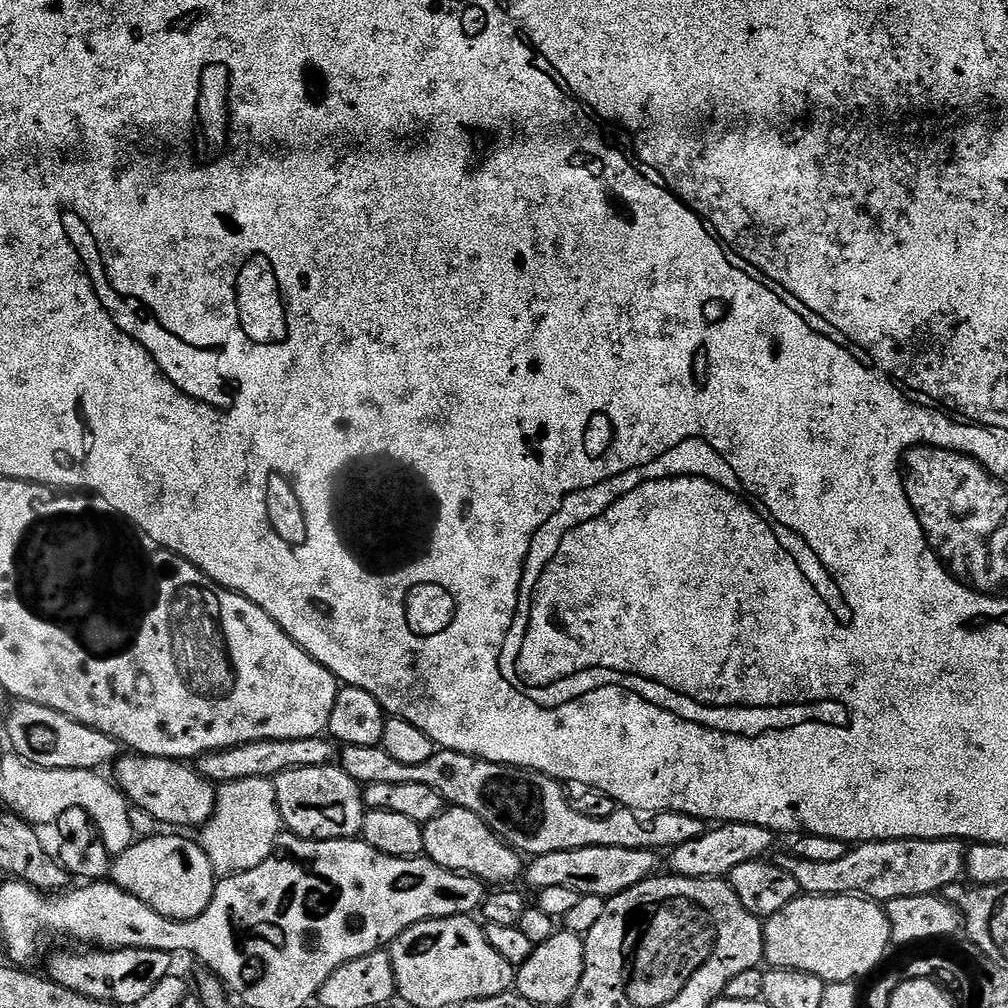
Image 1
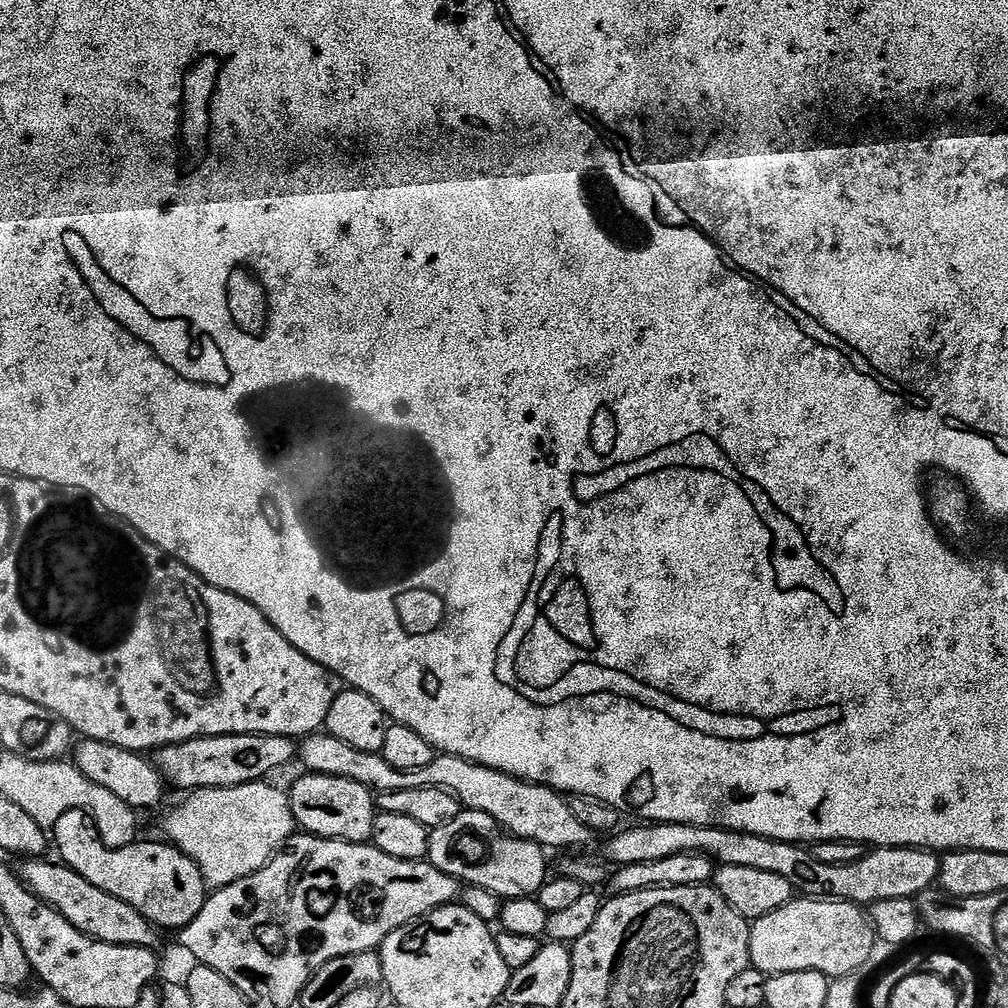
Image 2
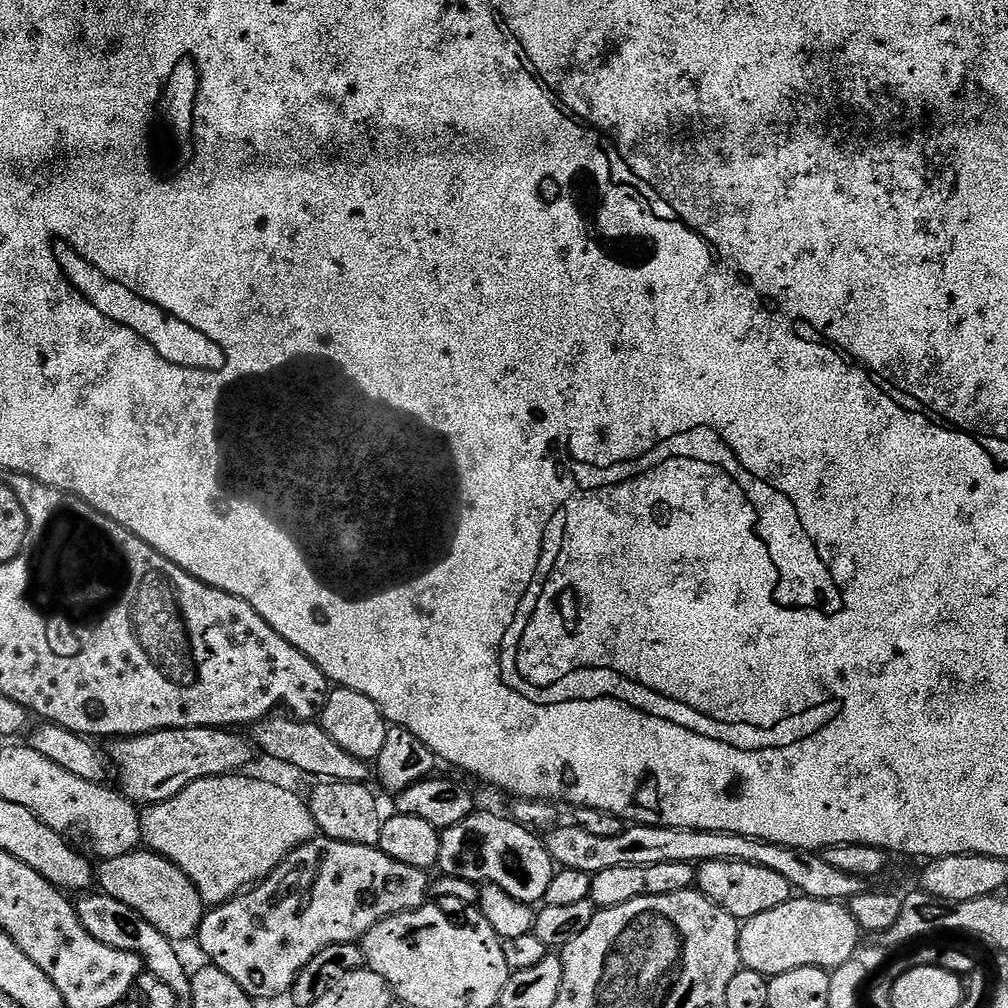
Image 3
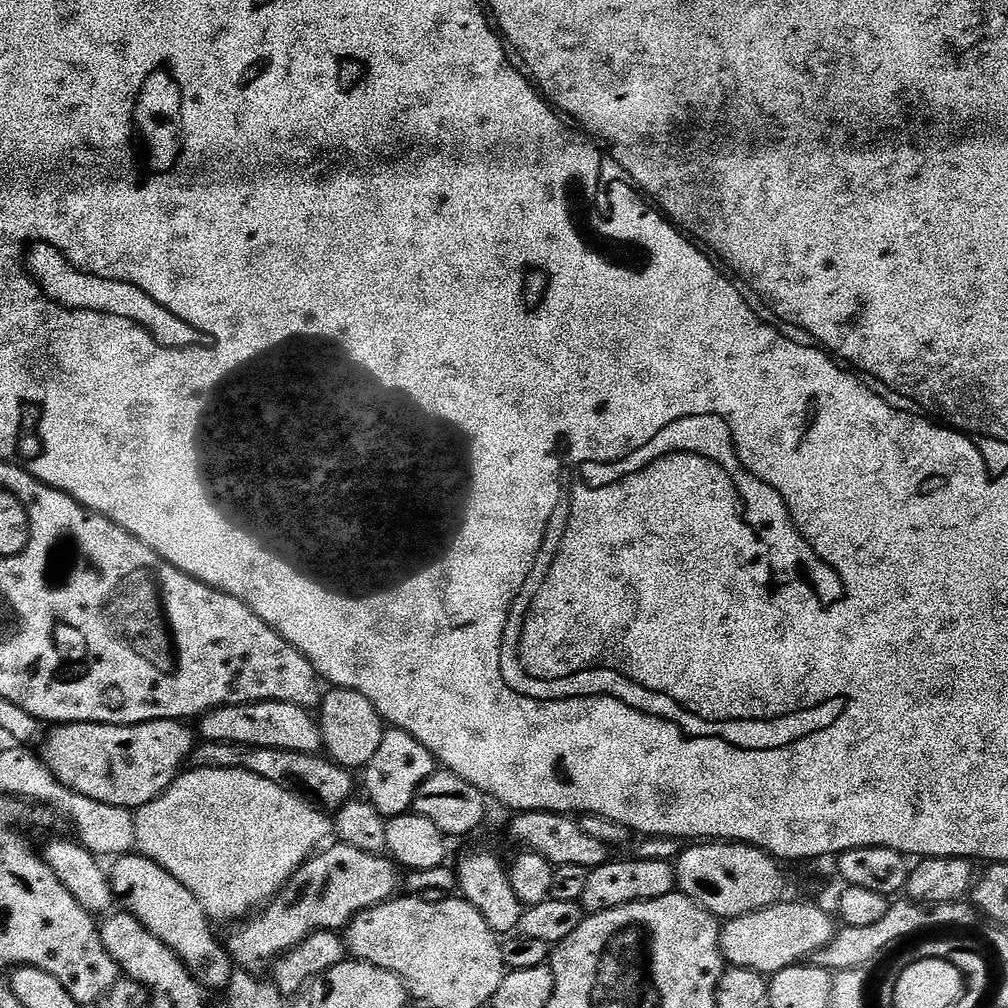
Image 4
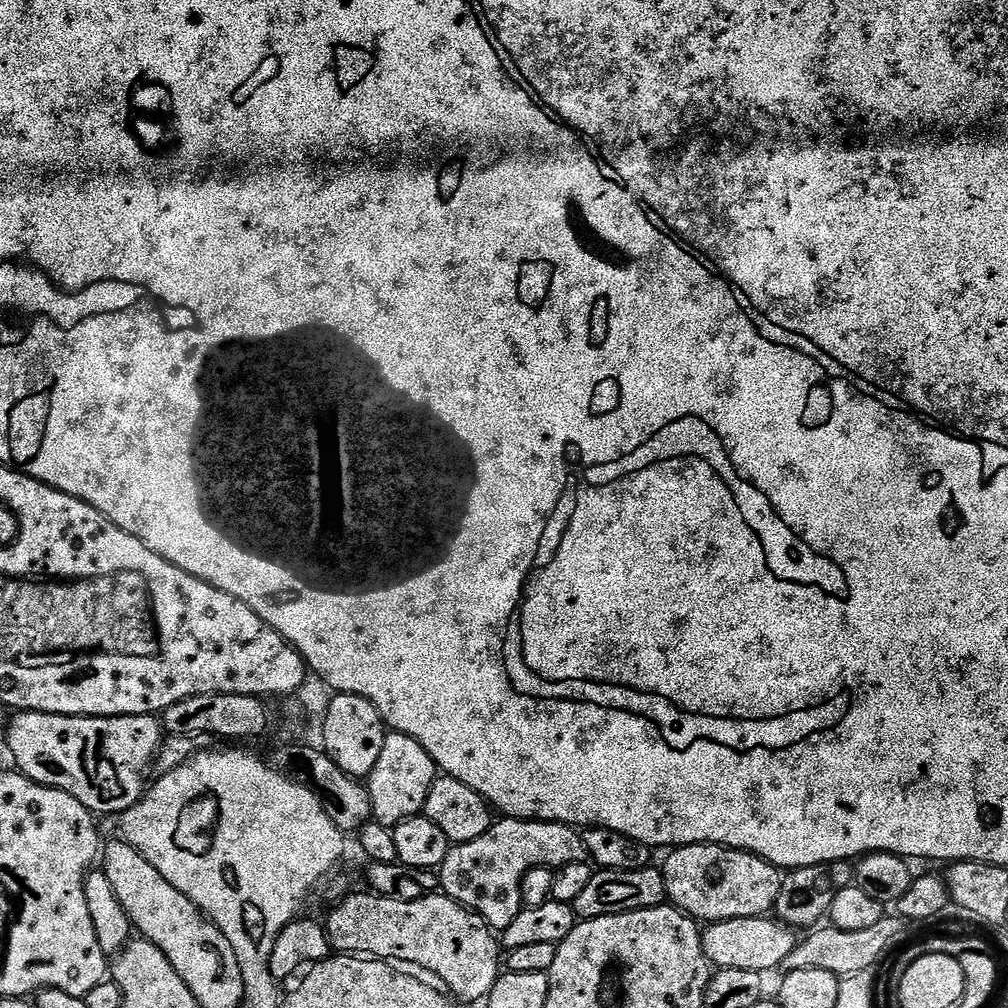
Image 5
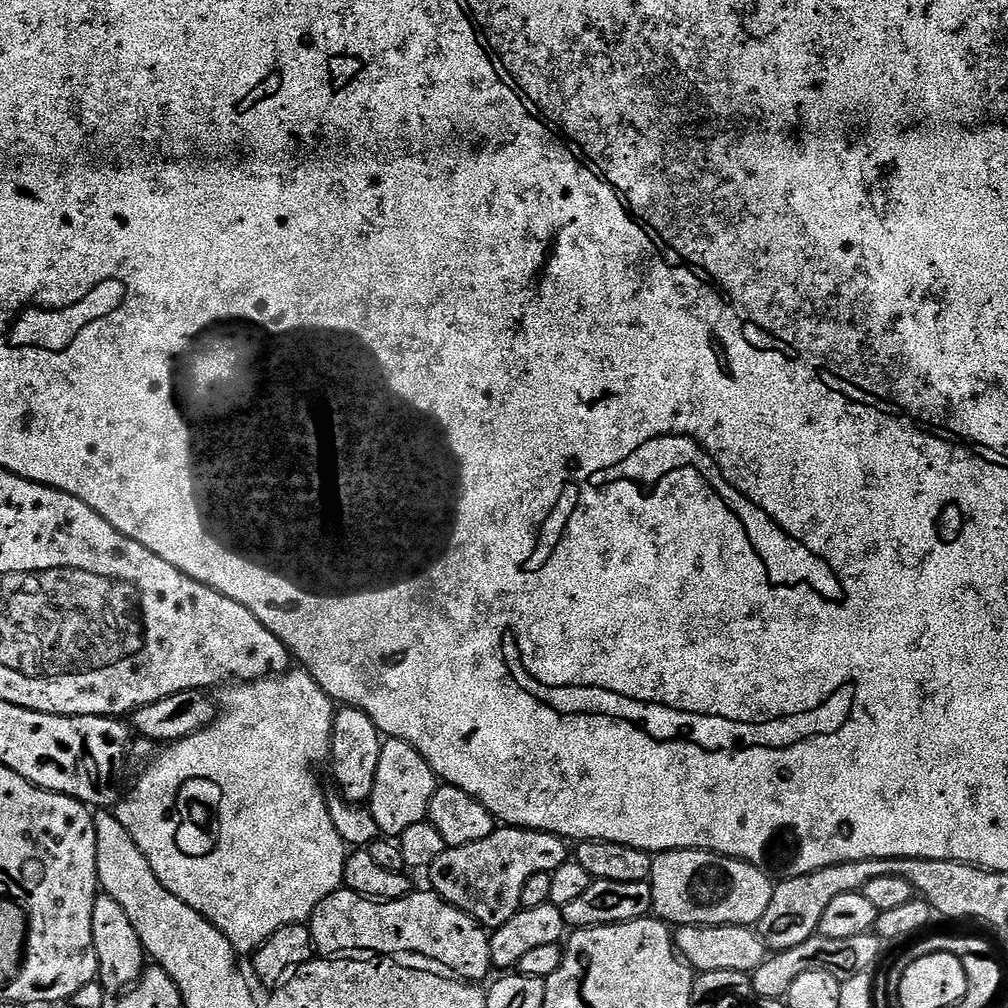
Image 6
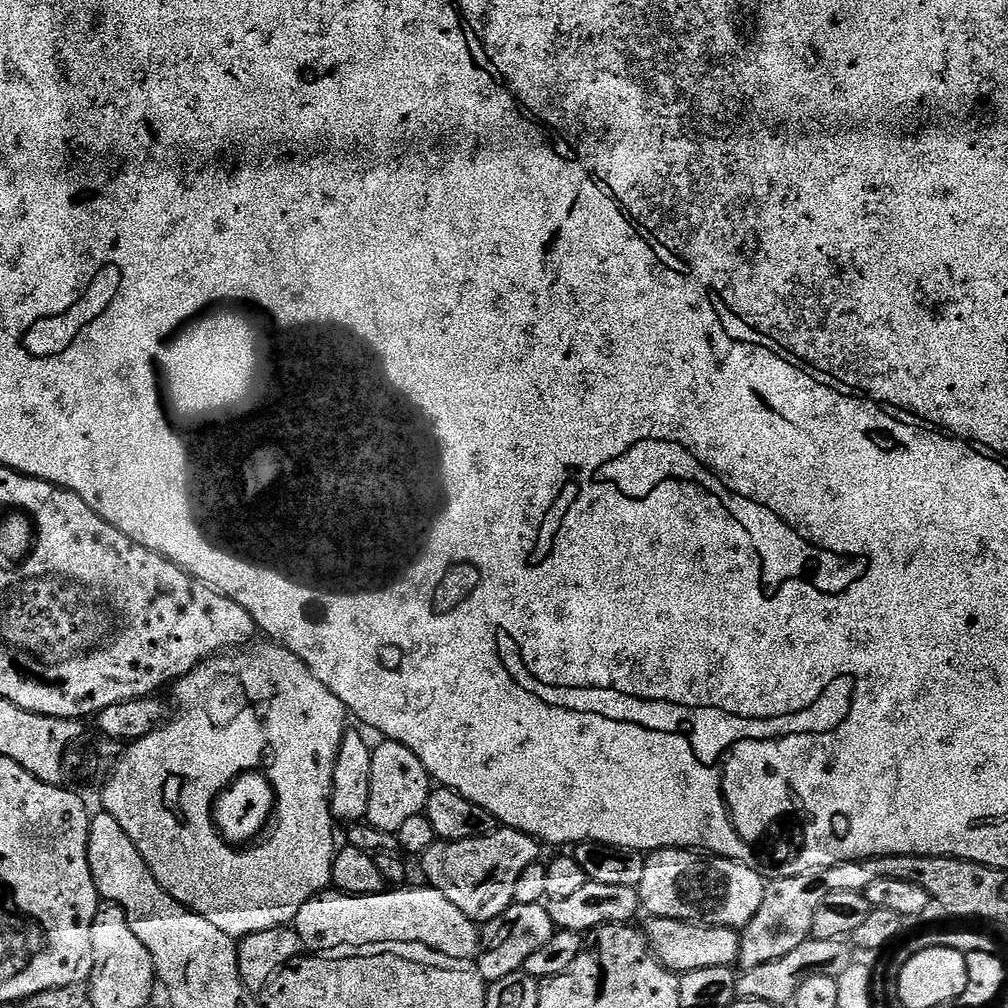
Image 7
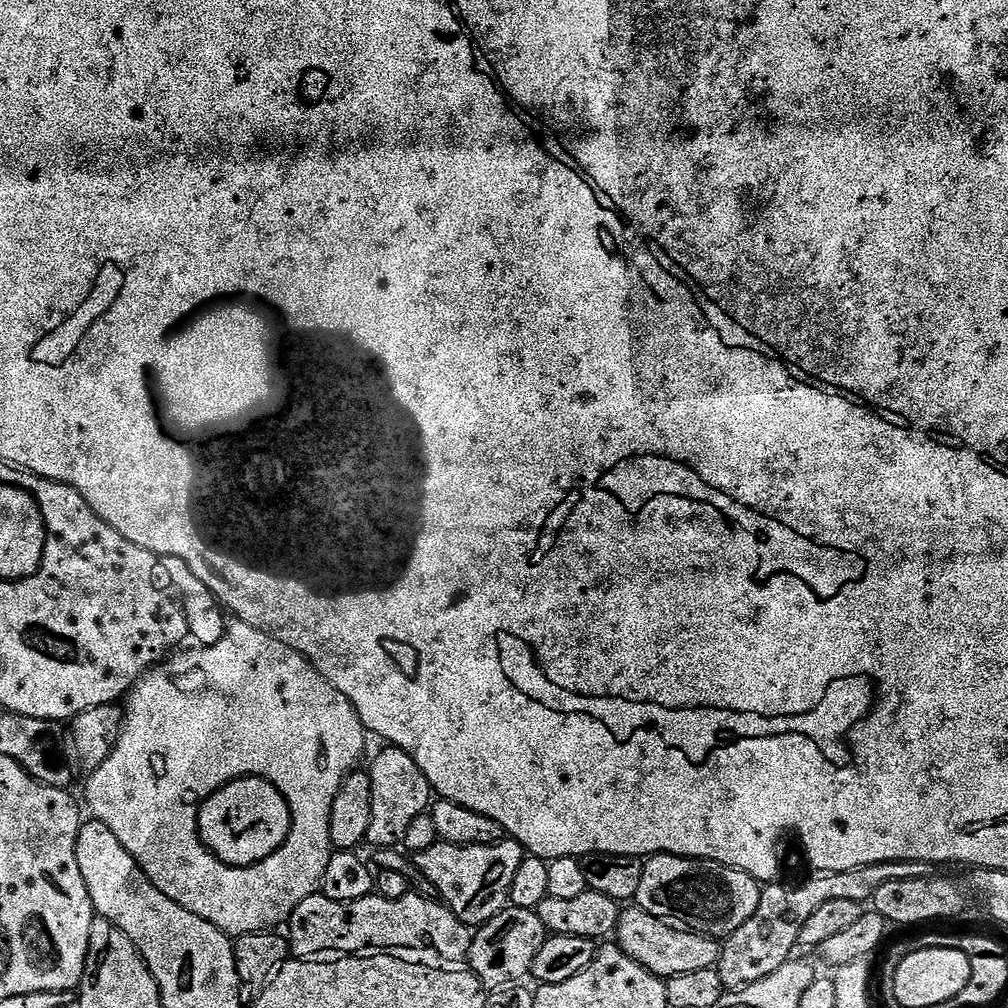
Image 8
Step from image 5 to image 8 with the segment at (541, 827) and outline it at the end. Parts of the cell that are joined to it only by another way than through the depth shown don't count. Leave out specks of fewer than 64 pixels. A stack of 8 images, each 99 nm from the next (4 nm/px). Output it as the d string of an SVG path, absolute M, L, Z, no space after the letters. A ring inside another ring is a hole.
M505 838L496 844L482 846L437 842L430 846L430 850L415 853L414 861L418 870L434 884L437 897L451 908L452 913L466 925L479 926L509 907L510 885L525 855L523 846L517 840Z

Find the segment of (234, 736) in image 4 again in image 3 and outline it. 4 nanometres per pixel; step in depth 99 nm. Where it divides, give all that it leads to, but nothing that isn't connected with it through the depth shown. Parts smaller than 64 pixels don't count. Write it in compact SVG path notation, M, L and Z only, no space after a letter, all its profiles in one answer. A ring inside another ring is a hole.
M273 714L256 721L250 728L250 739L261 753L264 752L272 760L281 760L308 776L320 776L321 781L337 784L362 784L370 776L370 764L367 760L354 758L354 754L346 754L330 734L319 723L297 720L291 714Z

